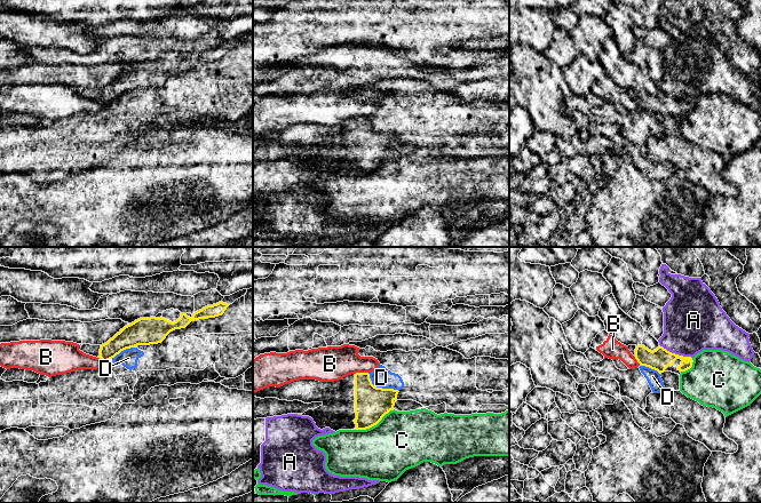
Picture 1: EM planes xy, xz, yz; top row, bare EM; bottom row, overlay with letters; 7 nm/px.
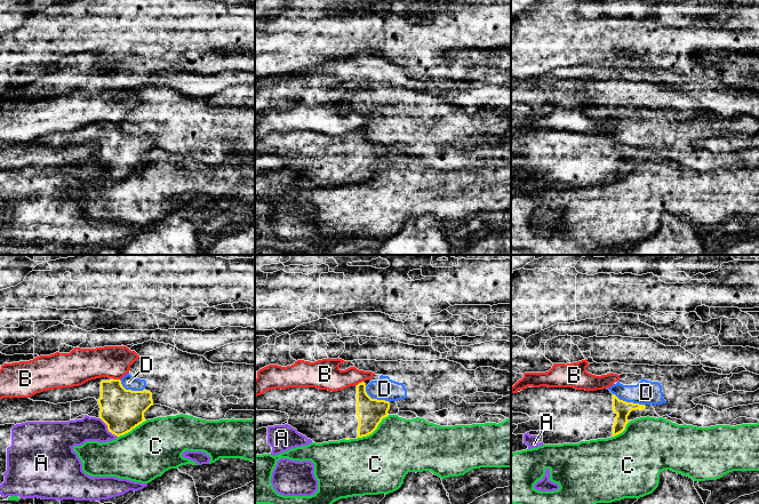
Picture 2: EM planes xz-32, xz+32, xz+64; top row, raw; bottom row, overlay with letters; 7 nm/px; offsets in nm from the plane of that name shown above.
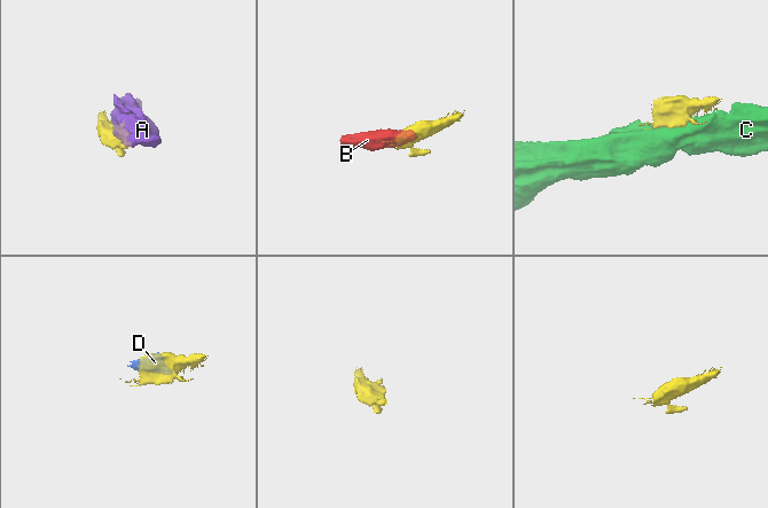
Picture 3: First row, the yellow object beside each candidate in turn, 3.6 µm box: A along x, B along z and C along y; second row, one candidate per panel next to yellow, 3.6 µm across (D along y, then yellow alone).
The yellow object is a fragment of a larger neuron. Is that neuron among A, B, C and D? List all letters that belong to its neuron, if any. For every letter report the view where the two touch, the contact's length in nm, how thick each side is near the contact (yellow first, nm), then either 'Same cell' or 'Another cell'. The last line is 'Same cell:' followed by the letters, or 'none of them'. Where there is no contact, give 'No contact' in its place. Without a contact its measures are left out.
A: Touches yellow in yz. Shared border 260 nm. Thickness 160 nm (yellow) against 400 nm. Another cell
B: Touches yellow in xy. Shared border 100 nm. Thickness 160 nm (yellow) against 180 nm. Another cell
C: Touches yellow in xz. Shared border 320 nm. Thickness 240 nm (yellow) against 420 nm. Another cell
D: Touches yellow in xz. Shared border 240 nm. Thickness 240 nm (yellow) against 140 nm. Another cell
Same cell: none of them

